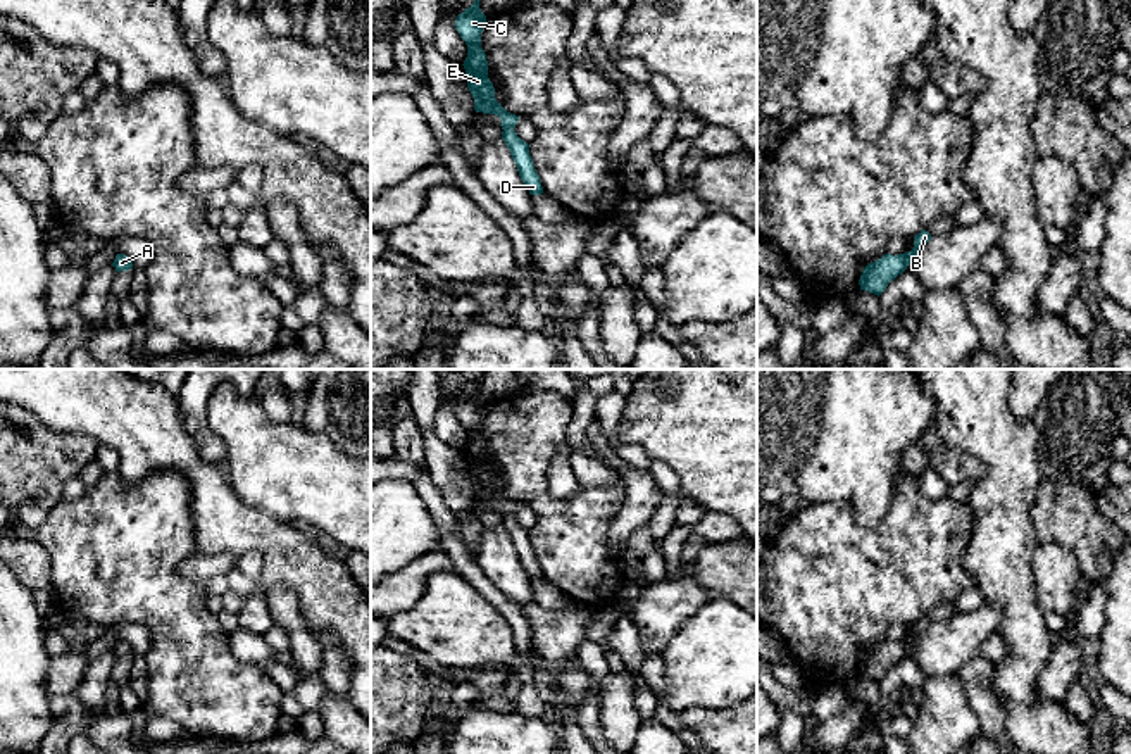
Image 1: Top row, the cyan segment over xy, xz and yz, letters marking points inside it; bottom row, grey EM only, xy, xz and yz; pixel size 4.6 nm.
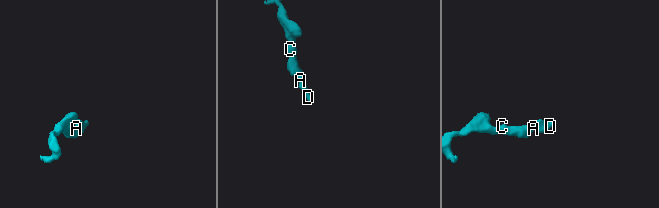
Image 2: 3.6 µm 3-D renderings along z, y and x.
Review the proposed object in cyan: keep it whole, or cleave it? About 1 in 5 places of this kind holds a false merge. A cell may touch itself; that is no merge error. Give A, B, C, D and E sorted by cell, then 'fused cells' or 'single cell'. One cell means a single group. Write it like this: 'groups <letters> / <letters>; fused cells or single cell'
groups A B C D E; single cell

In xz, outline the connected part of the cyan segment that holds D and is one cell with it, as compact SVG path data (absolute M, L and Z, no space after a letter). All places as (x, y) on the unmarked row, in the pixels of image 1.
M457 369L462 376L474 383L474 390L455 405L455 416L467 431L464 456L467 461L467 474L474 485L474 497L495 500L502 506L502 526L517 552L519 562L531 581L541 581L543 573L529 542L529 531L514 518L519 502L507 499L495 485L493 469L488 464L488 447L481 435L481 419L486 402L479 395L479 381L486 369Z

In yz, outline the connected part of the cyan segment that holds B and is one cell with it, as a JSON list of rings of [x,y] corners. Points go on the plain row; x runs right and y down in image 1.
[[[922,616],[914,623],[914,635],[910,638],[898,642],[884,640],[881,645],[867,650],[859,666],[860,676],[879,683],[886,676],[888,669],[907,656],[929,626],[931,621]]]

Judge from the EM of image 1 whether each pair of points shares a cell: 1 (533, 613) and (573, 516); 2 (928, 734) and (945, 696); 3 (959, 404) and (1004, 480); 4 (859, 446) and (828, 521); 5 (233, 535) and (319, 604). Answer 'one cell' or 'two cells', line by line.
1: two cells
2: one cell
3: one cell
4: two cells
5: one cell

